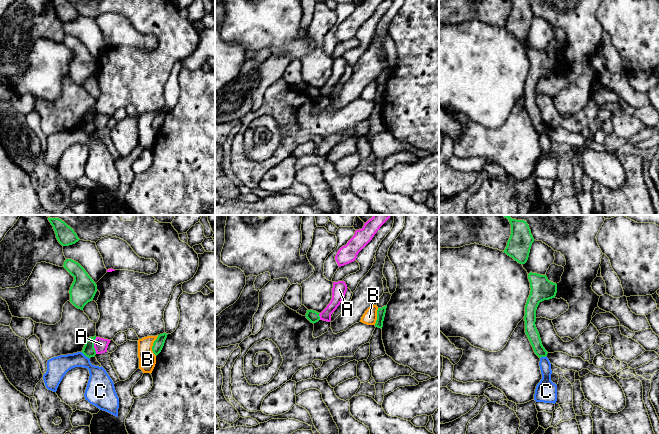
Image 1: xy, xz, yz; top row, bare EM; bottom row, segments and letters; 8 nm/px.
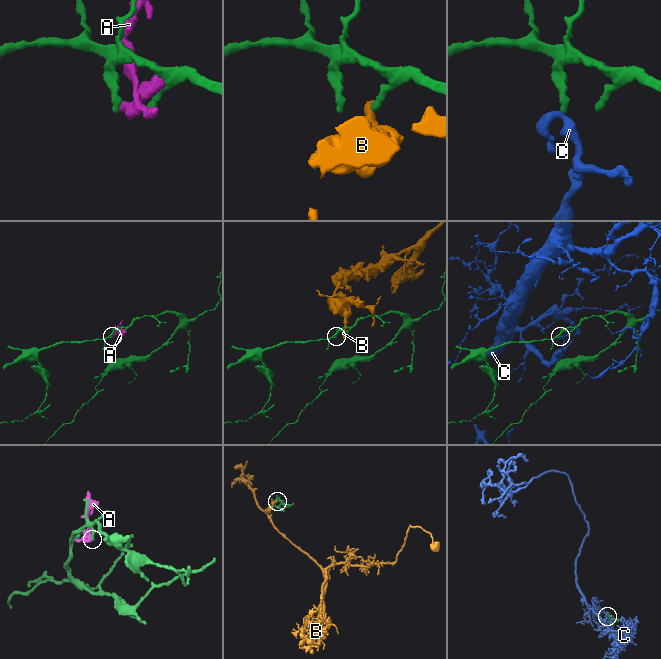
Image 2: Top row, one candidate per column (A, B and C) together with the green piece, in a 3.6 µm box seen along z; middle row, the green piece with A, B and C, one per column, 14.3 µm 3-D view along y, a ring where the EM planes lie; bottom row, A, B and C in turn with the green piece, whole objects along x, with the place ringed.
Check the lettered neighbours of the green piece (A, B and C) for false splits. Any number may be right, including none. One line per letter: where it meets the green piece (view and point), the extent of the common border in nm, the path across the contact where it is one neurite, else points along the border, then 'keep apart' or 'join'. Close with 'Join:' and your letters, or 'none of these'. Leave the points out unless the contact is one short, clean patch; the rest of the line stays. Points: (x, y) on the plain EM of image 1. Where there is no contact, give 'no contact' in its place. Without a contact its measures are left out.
A: xy (93, 121) | 140 nm | keep apart
B: xy (153, 121) | 170 nm | along xy (158, 111), (152, 122), (152, 128), (155, 131) | keep apart
C: xy (85, 131) | 90 nm | along xy (81, 128), (89, 134) | keep apart
Join: none of these

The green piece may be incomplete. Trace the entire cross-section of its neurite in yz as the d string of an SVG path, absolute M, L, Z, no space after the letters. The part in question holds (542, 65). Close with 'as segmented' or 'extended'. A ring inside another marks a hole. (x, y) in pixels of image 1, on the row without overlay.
M530 48L528 50L530 58L530 71L525 81L525 109L533 123L535 130L541 134L546 133L548 128L542 121L539 108L536 104L536 86L540 78L555 74L557 60L548 56L546 51Z | as segmented

